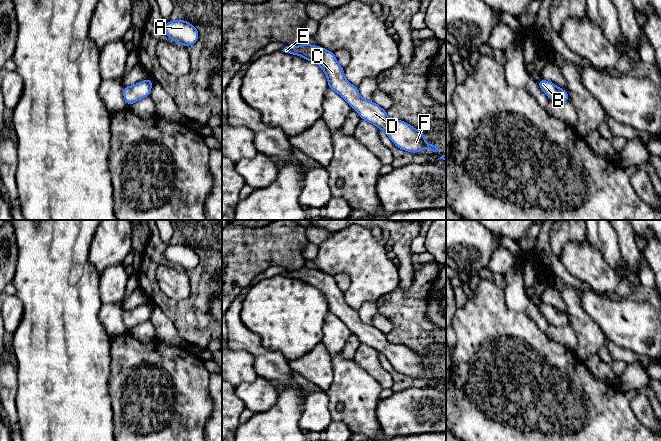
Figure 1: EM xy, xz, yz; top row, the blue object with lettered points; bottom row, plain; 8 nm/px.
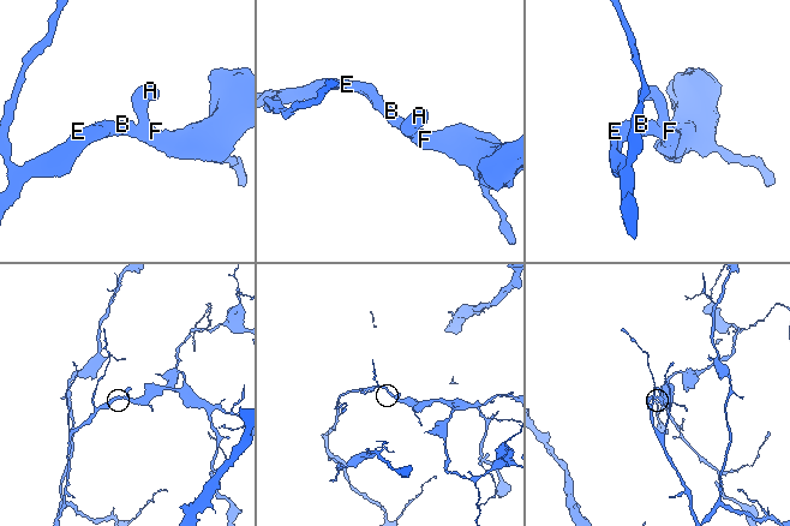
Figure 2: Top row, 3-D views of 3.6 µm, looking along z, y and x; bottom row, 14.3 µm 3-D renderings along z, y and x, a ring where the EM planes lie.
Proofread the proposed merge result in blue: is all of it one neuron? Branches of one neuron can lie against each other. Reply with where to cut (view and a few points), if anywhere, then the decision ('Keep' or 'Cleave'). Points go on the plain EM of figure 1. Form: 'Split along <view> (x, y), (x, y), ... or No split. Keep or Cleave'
No split. Keep

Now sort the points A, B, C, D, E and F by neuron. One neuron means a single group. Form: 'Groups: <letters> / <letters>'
Groups: A B C D E F

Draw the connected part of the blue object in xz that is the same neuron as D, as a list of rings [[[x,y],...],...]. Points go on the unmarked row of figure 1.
[[[307,267],[295,271],[286,270],[282,275],[298,279],[317,288],[327,301],[329,313],[338,317],[353,334],[358,336],[362,344],[375,349],[379,354],[383,354],[399,373],[418,377],[428,370],[431,377],[441,375],[439,368],[429,369],[426,366],[421,354],[412,351],[405,345],[391,344],[385,333],[373,325],[361,321],[358,311],[347,305],[344,292],[340,290],[332,275]]]

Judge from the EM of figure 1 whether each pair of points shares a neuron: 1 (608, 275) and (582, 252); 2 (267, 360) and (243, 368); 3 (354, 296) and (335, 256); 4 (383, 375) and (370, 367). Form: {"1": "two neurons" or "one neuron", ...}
{"1": "one neuron", "2": "two neurons", "3": "one neuron", "4": "one neuron"}

